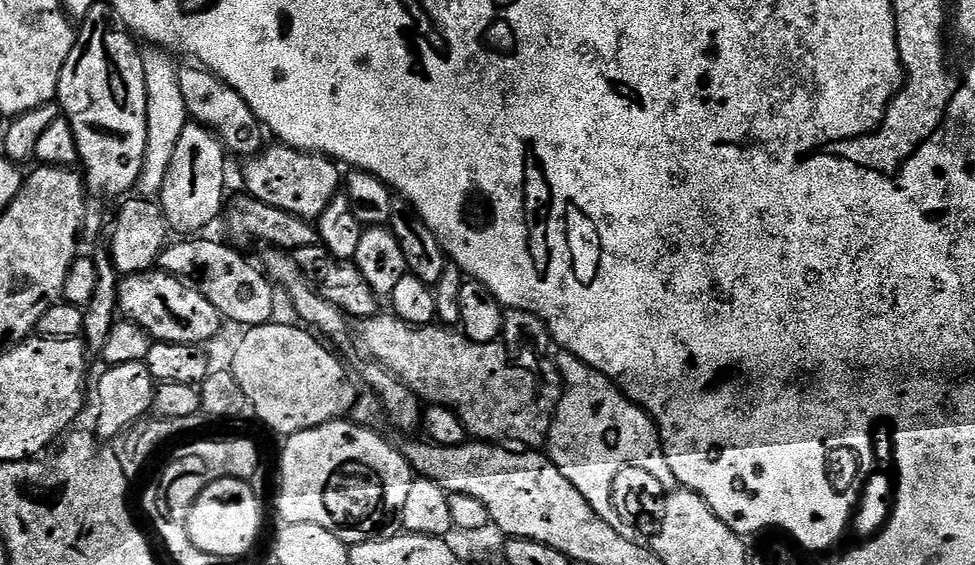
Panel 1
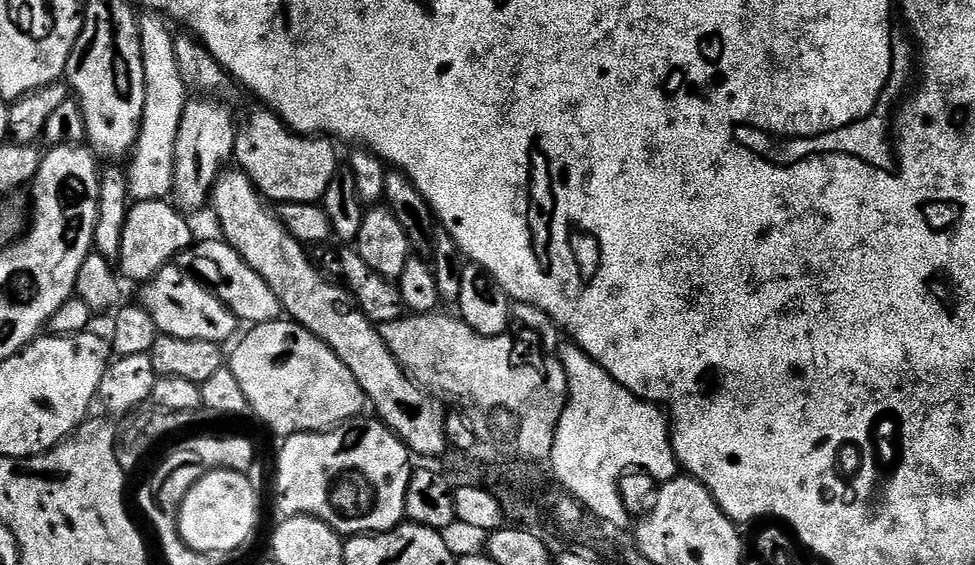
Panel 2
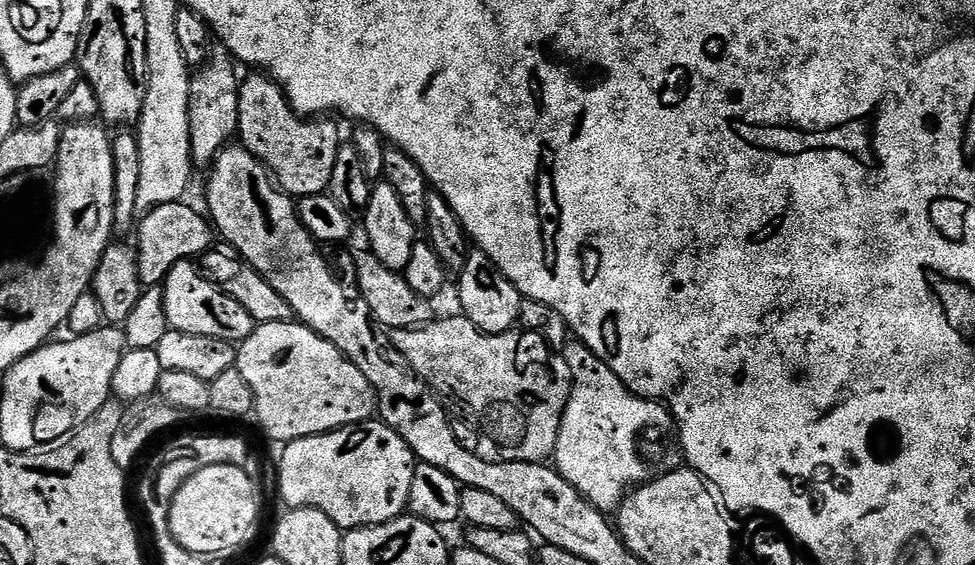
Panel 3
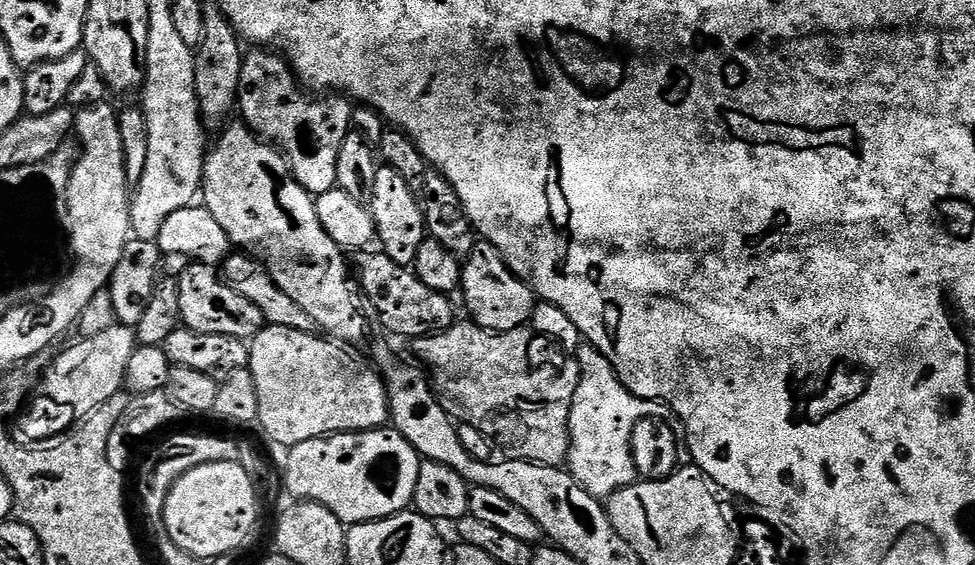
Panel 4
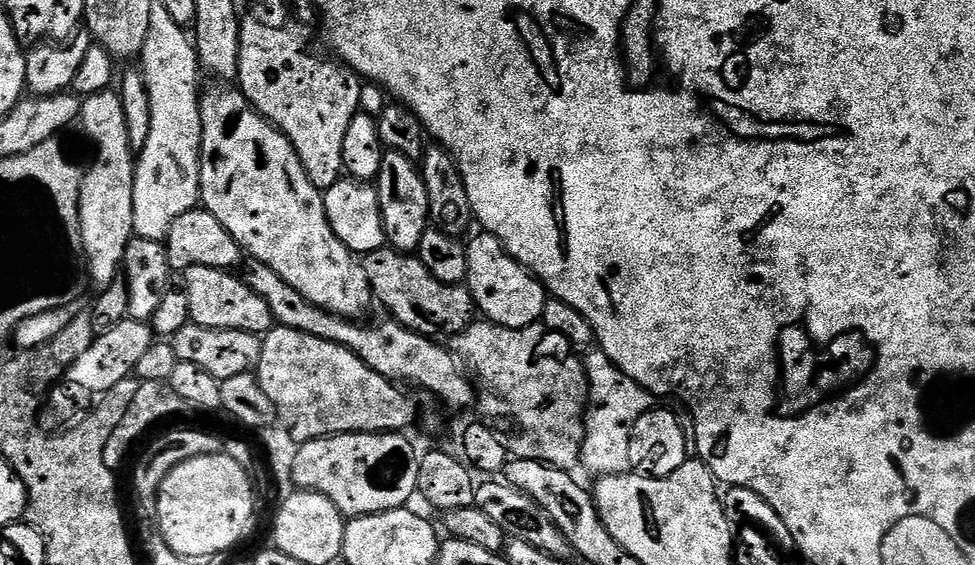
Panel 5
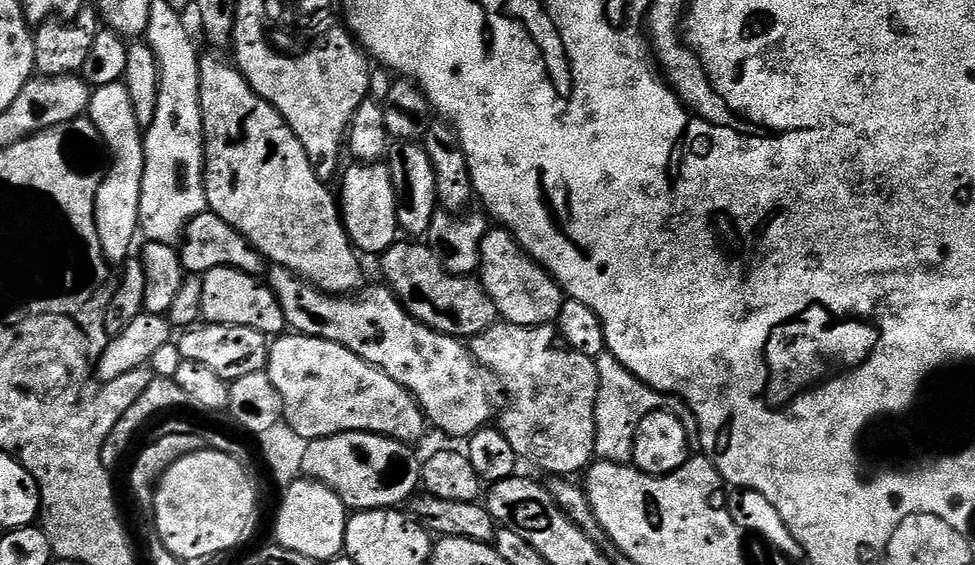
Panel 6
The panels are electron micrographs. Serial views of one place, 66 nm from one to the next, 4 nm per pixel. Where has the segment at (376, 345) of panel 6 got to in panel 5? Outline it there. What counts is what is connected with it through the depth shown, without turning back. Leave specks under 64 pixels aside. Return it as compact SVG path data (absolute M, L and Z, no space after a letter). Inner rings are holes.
M252 260L249 265L248 273L243 273L243 280L270 306L273 317L283 327L340 344L351 350L366 366L370 366L370 370L382 374L387 380L409 380L410 383L433 392L446 407L453 408L456 412L470 407L471 404L473 407L477 403L478 392L465 365L445 345L445 349L440 345L443 343L437 342L431 336L420 336L417 332L411 332L391 318L385 318L381 324L364 324L368 322L353 322L342 316L335 316L332 312L311 304L270 266L257 260Z

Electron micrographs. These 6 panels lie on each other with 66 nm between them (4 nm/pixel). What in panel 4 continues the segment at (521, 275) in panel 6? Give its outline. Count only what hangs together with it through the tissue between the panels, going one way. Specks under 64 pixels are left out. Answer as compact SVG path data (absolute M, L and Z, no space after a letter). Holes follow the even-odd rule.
M477 239L467 259L463 261L460 274L460 288L464 292L464 304L468 307L471 323L491 332L509 332L525 327L532 319L538 297L531 284L519 280L508 269L508 263L493 244Z

